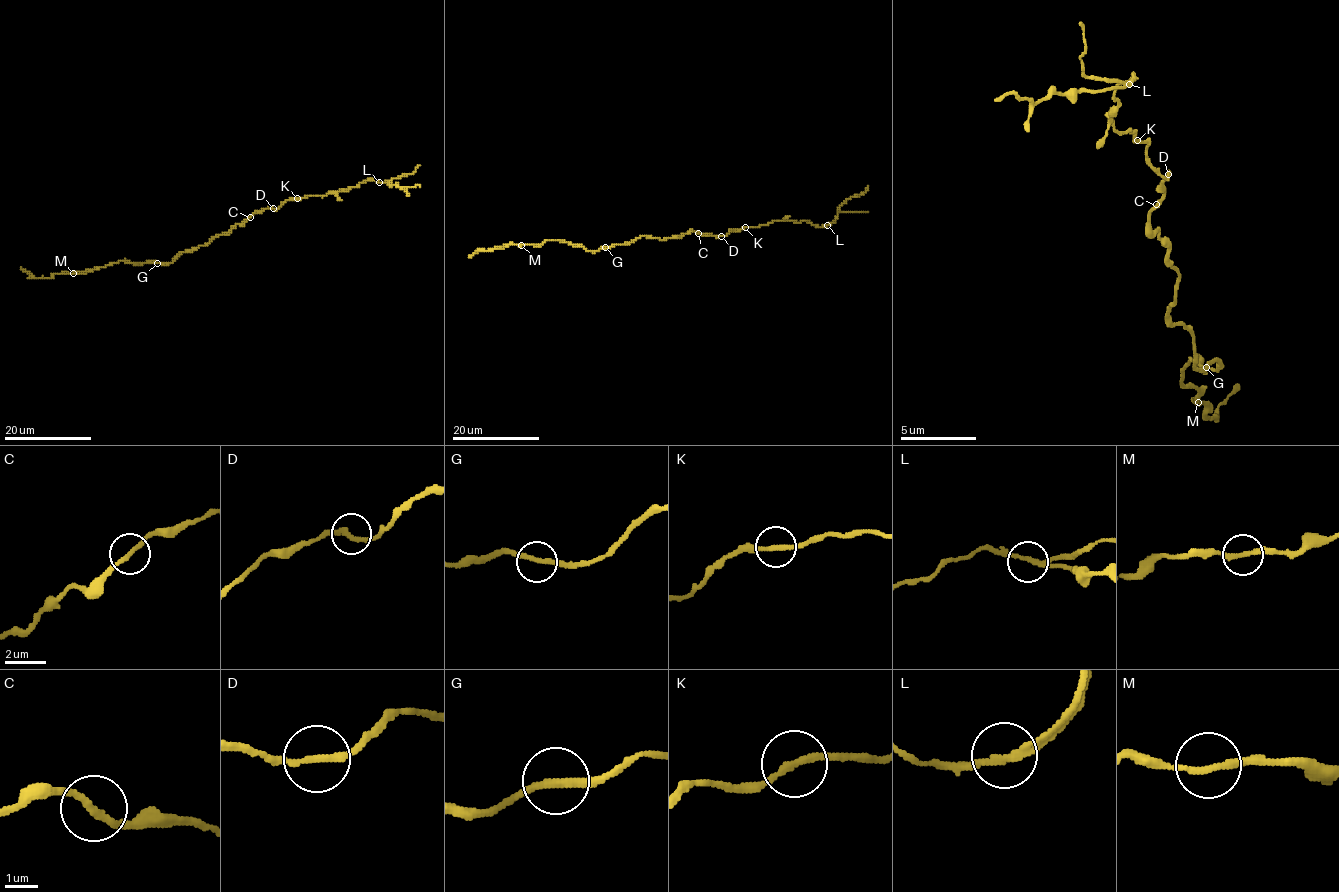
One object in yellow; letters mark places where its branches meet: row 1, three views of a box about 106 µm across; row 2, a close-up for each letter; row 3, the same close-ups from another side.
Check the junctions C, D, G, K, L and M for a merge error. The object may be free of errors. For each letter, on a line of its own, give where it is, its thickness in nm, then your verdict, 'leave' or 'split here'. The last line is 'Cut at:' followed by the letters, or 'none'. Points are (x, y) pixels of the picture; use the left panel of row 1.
C: place (250, 217); calibre 220 nm; leave
D: place (273, 208); calibre 200 nm; leave
G: place (157, 263); calibre 220 nm; leave
K: place (297, 198); calibre 220 nm; leave
L: place (379, 182); calibre 200 nm; split here
M: place (73, 273); calibre 200 nm; leave
Cut at: L

